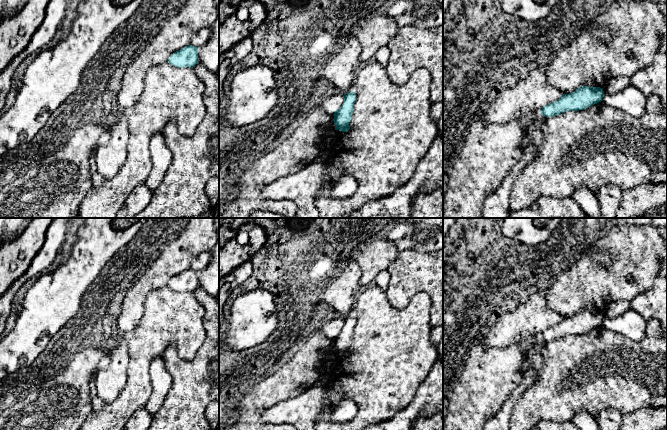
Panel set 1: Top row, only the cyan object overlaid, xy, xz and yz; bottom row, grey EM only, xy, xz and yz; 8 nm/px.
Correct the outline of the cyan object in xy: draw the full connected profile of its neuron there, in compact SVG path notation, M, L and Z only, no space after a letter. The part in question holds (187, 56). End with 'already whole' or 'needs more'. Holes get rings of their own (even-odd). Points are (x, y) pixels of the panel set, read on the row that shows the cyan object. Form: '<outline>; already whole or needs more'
M188 45L182 49L174 52L167 61L175 67L189 67L192 68L198 63L197 47Z; already whole

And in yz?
M580 86L574 92L563 94L557 101L542 107L545 117L559 115L566 111L579 111L602 101L604 91L600 87Z; already whole

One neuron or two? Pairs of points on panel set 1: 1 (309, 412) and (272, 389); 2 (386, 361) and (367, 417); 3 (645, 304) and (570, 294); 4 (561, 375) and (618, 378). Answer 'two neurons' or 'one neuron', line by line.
1: two neurons
2: one neuron
3: two neurons
4: one neuron

